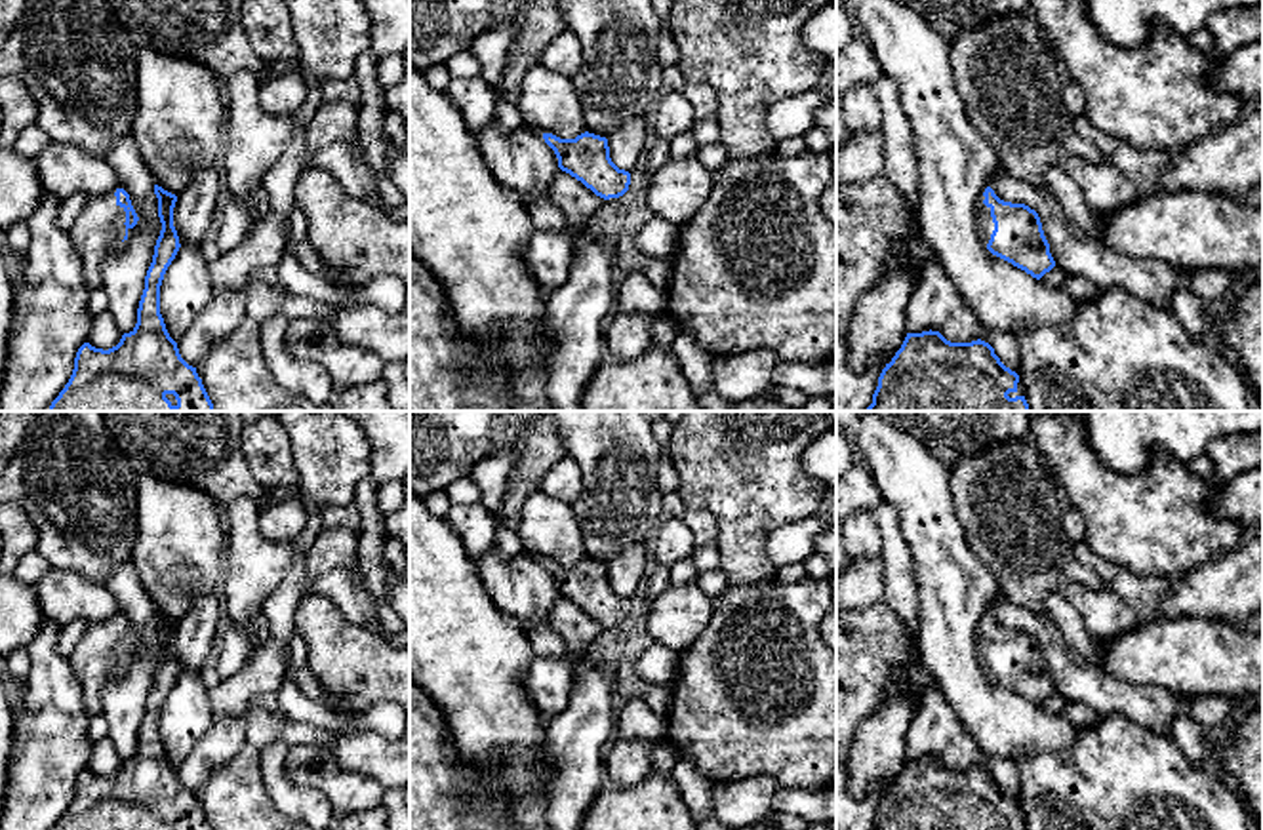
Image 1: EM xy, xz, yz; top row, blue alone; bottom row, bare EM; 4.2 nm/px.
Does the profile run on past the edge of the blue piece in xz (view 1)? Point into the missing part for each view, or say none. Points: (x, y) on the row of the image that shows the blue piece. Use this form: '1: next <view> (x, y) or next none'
1: next none

